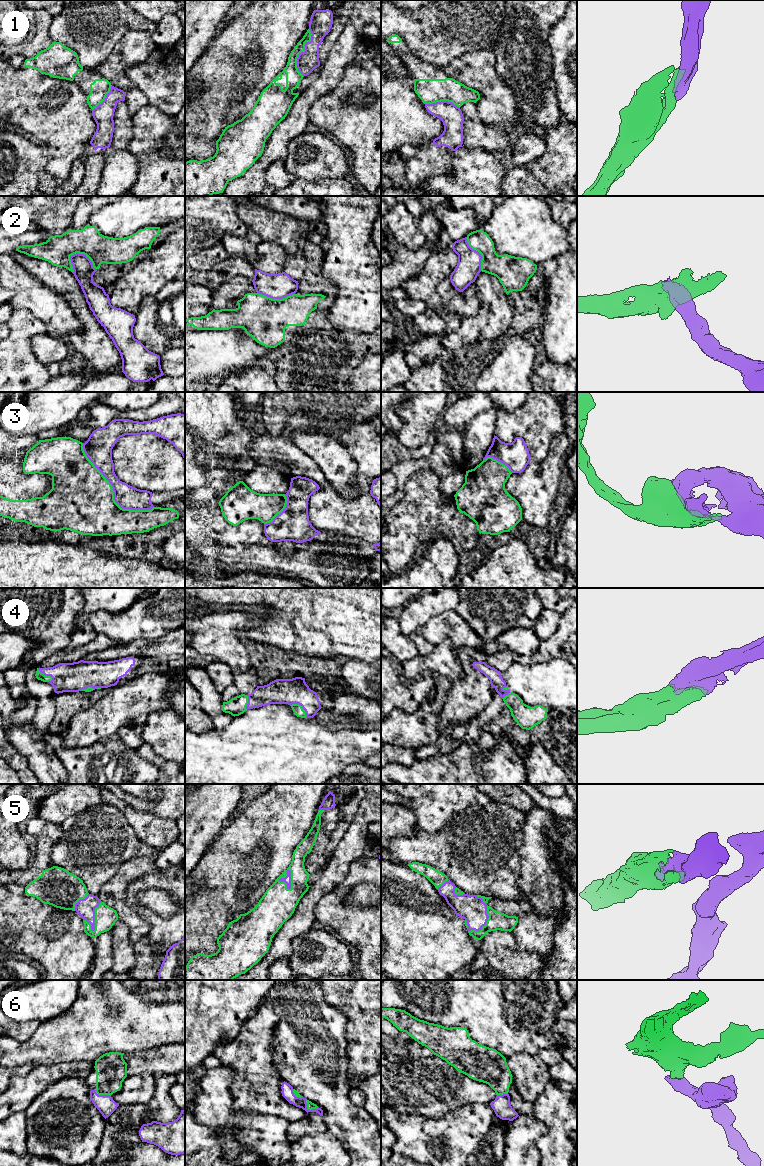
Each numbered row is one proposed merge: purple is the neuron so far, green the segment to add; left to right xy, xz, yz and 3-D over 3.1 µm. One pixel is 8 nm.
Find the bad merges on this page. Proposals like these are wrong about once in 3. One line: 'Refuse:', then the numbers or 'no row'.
Refuse: 1, 2, 3

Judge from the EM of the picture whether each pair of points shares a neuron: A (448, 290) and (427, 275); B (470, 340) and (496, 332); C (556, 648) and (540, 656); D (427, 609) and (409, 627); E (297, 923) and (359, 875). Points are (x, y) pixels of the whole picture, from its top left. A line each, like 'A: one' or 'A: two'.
A: two
B: two
C: one
D: one
E: two

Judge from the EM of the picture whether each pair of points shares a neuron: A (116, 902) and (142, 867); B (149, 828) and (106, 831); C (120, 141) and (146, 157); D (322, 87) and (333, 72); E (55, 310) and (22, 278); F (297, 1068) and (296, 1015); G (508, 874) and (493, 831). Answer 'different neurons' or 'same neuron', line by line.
A: same neuron
B: different neurons
C: different neurons
D: same neuron
E: same neuron
F: same neuron
G: same neuron

